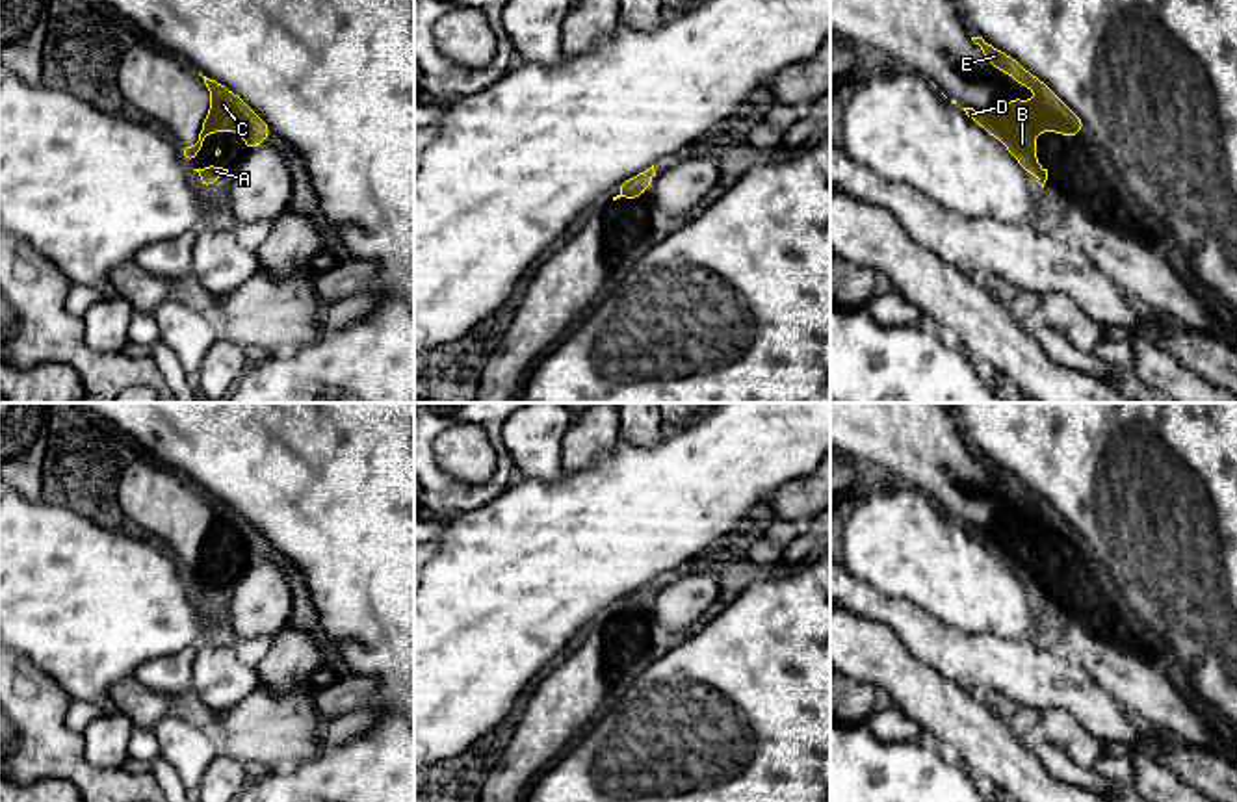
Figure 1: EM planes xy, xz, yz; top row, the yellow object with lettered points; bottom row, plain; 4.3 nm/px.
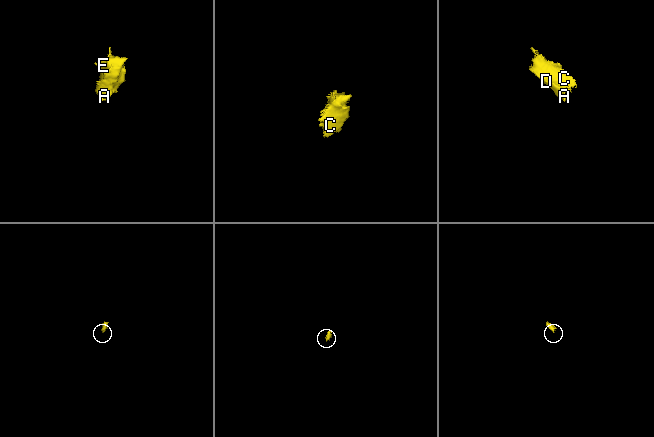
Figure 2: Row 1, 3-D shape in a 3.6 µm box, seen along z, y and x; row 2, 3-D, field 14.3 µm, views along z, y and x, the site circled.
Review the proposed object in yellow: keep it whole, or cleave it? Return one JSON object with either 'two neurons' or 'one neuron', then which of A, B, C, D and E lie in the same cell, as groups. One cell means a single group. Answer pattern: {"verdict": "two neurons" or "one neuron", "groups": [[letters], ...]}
{"verdict": "one neuron", "groups": [["A", "B", "C", "D", "E"]]}

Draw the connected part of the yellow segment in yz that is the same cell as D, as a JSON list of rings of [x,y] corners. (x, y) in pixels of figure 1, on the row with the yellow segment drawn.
[[[971,37],[971,41],[983,50],[996,69],[1033,89],[1038,100],[1010,98],[996,111],[979,111],[973,108],[962,110],[988,134],[1003,141],[1020,165],[1036,176],[1036,182],[1044,188],[1048,169],[1042,169],[1036,163],[1035,136],[1038,132],[1059,132],[1072,139],[1085,128],[1085,123],[1044,82],[1027,72],[1016,59],[994,48],[983,37]]]

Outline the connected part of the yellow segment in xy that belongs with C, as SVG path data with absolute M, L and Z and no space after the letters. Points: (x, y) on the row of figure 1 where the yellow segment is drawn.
M206 76L204 84L212 95L210 111L202 123L199 141L193 147L180 147L180 154L193 162L202 147L202 141L212 132L240 132L251 152L269 136L269 126L249 108L238 95L230 93L219 82Z

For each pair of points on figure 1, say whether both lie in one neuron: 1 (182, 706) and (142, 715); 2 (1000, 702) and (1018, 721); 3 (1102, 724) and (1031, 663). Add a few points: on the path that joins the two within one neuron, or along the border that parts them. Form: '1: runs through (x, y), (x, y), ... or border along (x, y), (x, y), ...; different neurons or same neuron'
1: runs through (173, 706), (151, 708); same neuron
2: runs through (1003, 706), (1015, 717); same neuron
3: runs through (1085, 708), (1057, 680), (1048, 676); same neuron

